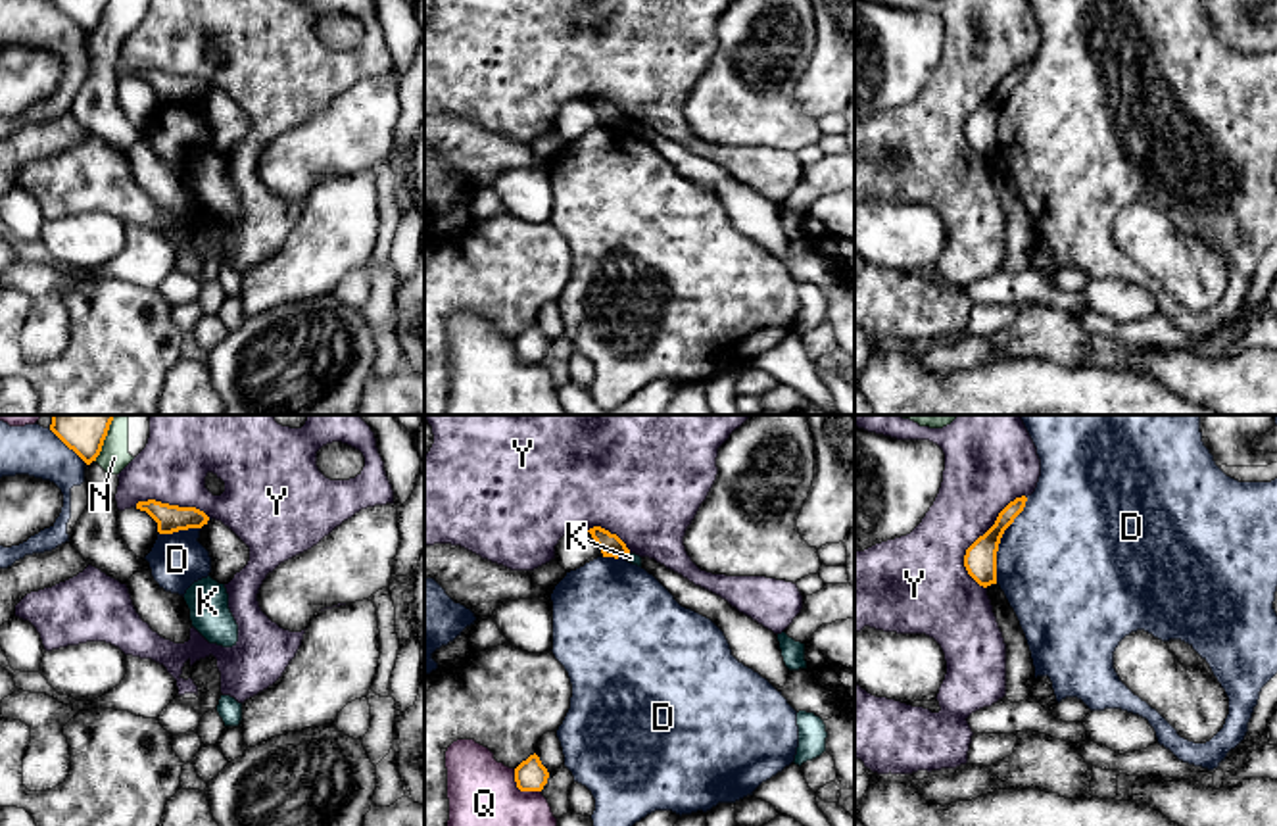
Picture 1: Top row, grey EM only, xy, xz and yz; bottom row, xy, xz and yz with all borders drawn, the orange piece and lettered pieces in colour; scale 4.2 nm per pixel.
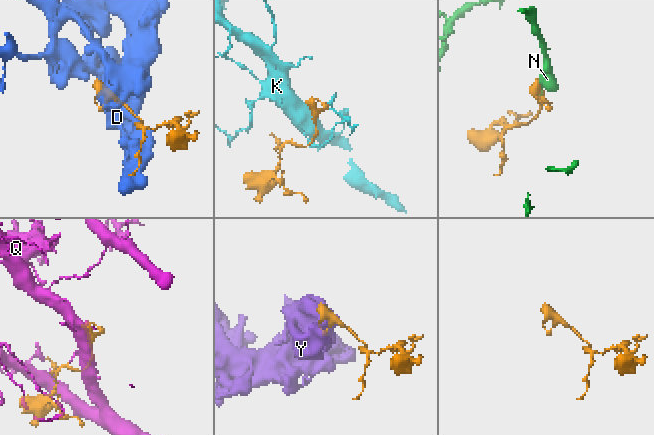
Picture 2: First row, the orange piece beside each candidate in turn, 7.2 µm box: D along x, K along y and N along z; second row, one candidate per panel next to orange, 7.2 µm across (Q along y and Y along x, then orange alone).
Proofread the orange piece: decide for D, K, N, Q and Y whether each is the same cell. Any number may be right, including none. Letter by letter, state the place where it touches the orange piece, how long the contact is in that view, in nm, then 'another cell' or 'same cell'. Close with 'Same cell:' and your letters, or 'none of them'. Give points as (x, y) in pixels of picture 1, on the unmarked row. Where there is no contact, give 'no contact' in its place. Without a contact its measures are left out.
D: contact yz (999, 110); length 380 nm; another cell
K: contact xz (626, 123); length 40 nm; another cell
N: contact xy (102, 14); length 150 nm; another cell
Q: contact xz (521, 360); length 160 nm; another cell
Y: contact yz (978, 108); length 440 nm; another cell
Same cell: none of them

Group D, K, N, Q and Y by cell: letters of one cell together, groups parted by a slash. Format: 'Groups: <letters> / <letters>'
Groups: D / K / N / Q / Y

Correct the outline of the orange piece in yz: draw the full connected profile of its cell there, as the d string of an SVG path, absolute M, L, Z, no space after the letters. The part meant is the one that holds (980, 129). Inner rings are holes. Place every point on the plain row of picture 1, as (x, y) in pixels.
M1016 67L997 86L995 94L979 106L964 125L968 144L983 158L997 154L997 121L1004 100L1024 81L1027 67Z

